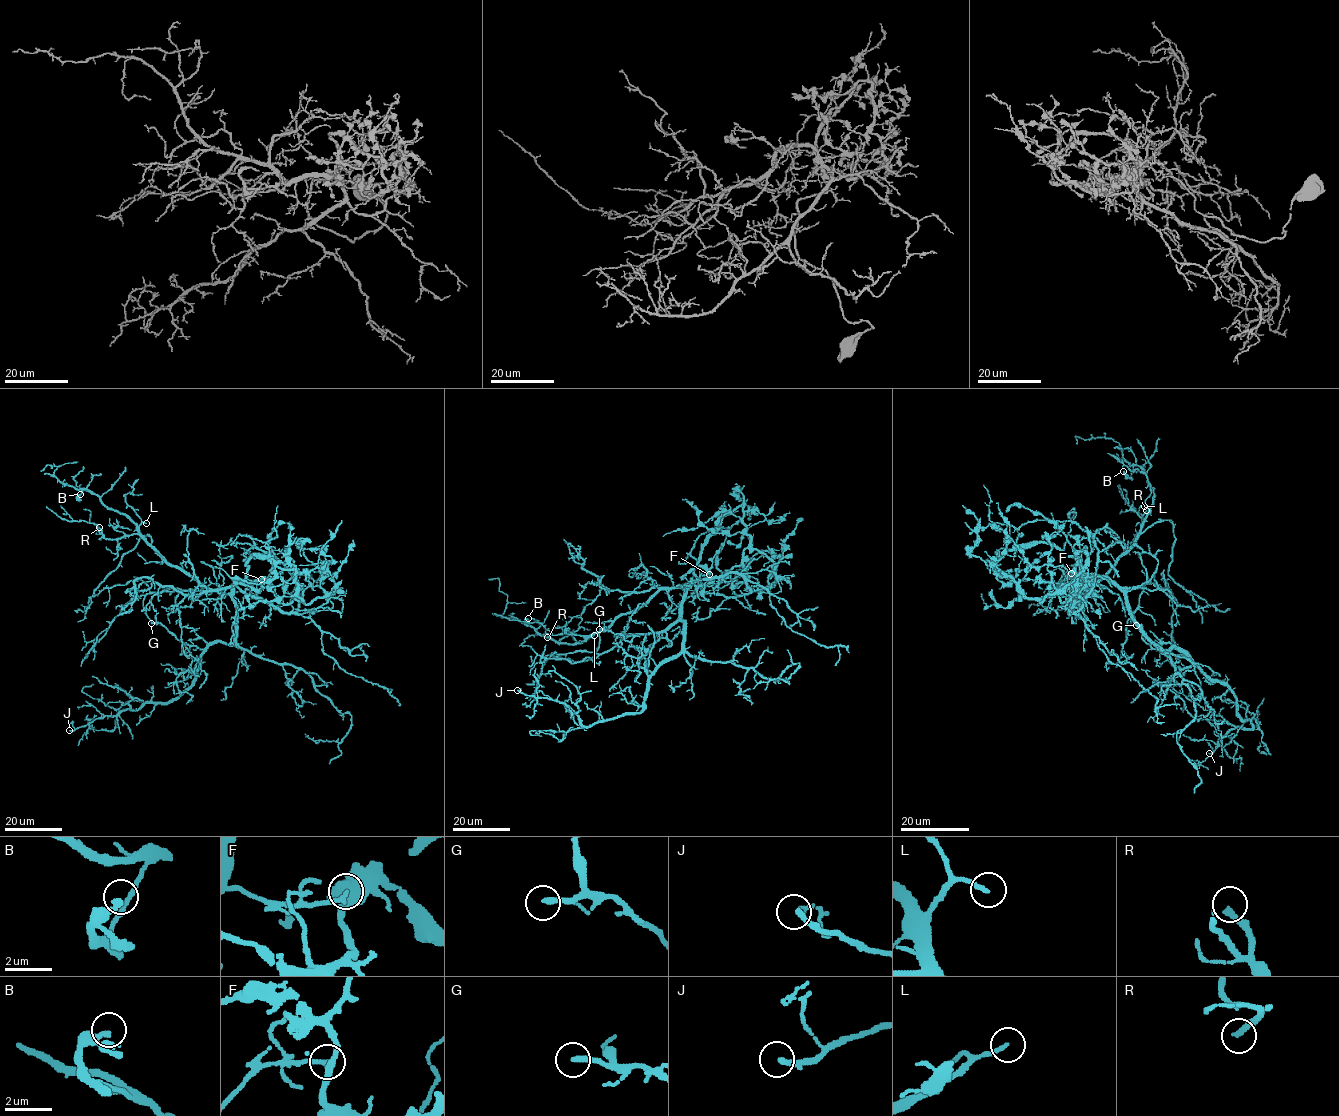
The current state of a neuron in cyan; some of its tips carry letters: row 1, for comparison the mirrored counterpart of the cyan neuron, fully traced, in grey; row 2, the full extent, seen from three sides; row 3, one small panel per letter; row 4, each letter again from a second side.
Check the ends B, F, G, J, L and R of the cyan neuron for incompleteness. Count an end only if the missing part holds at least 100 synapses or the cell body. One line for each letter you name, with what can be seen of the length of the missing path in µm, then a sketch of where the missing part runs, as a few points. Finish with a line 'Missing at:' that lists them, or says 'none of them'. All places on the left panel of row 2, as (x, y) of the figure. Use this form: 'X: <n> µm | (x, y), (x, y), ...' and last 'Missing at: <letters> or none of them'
Missing at: none of them

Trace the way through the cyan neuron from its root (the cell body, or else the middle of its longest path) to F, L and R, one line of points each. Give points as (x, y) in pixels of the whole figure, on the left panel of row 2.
F: (233, 588), (238, 581), (261, 579)
L: (233, 588), (235, 580), (225, 587), (206, 589), (172, 567), (140, 533), (139, 525), (146, 523)
R: (233, 588), (235, 580), (225, 587), (206, 589), (172, 567), (138, 535), (107, 539), (99, 527)

